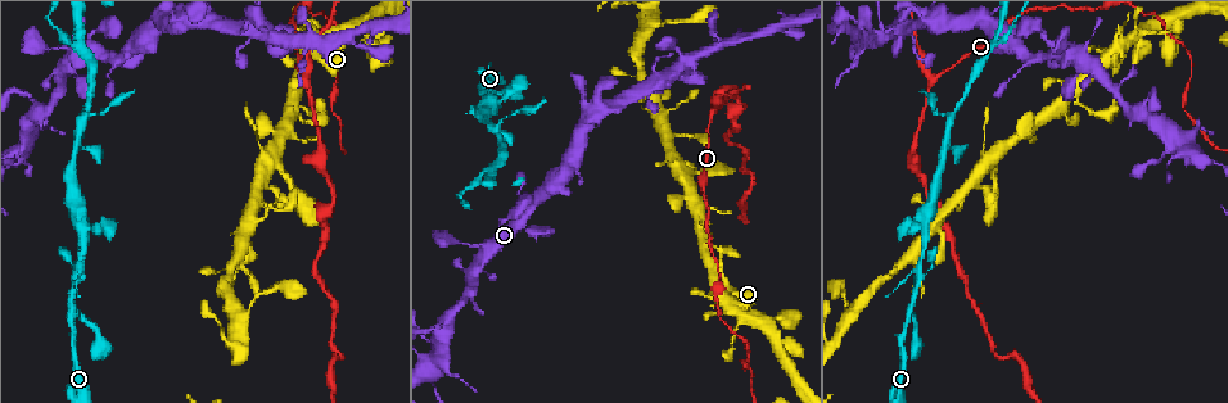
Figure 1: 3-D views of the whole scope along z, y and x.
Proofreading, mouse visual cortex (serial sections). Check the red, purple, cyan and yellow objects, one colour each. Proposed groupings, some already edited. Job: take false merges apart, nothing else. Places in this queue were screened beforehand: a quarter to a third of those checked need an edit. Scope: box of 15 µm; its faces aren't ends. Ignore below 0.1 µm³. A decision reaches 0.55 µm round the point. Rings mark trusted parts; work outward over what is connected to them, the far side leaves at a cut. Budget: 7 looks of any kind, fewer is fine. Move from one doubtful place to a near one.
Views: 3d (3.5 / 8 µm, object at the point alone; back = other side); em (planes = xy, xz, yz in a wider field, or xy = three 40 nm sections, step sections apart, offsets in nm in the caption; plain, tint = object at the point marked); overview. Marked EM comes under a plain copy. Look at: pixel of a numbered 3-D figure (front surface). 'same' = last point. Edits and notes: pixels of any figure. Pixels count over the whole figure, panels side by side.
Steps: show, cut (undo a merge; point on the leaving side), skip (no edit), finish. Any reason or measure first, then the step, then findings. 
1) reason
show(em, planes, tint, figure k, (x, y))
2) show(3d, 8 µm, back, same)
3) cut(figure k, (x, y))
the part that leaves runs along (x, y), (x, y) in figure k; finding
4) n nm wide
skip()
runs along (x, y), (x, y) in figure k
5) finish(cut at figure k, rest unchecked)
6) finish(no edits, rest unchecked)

two arms in line, one across
show(em, xy, step 5, tint, figure 1, (726, 294))

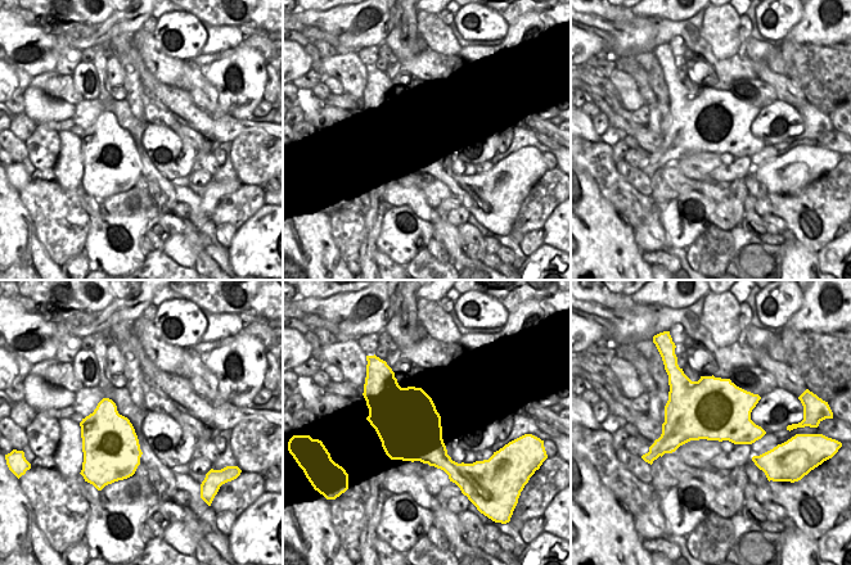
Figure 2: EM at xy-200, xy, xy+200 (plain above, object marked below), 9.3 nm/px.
wider look
show(3d, 3.5 µm, same)

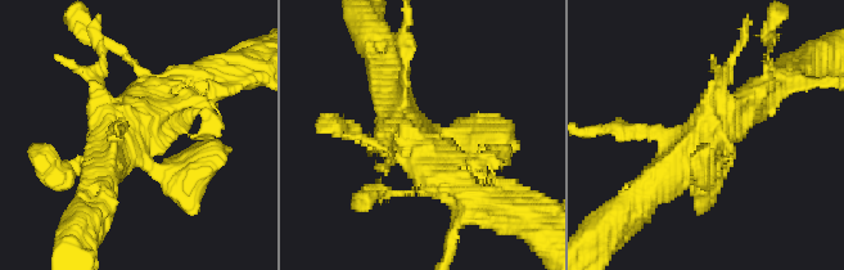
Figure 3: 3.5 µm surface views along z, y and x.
600 nm wide
skip()
runs along (481, 135), (350, 131) in figure 3; one cell here

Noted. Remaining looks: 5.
sharp bend
show(3d, 8 µm, back, figure 1, (930, 77))

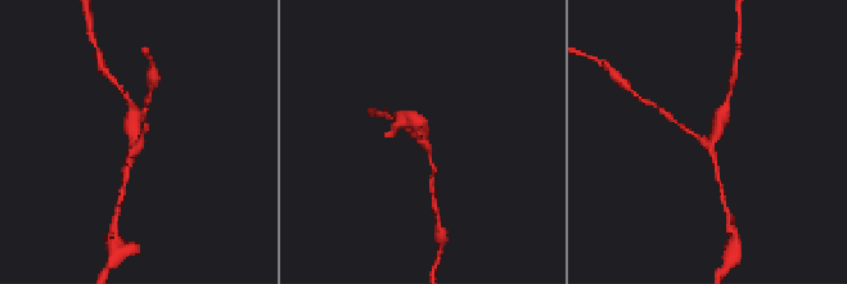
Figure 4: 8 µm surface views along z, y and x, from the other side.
3 arms; arms of 150, 150, 400 nm; shape alone is not enough
show(em, planes, tint, figure 4, (427, 142))

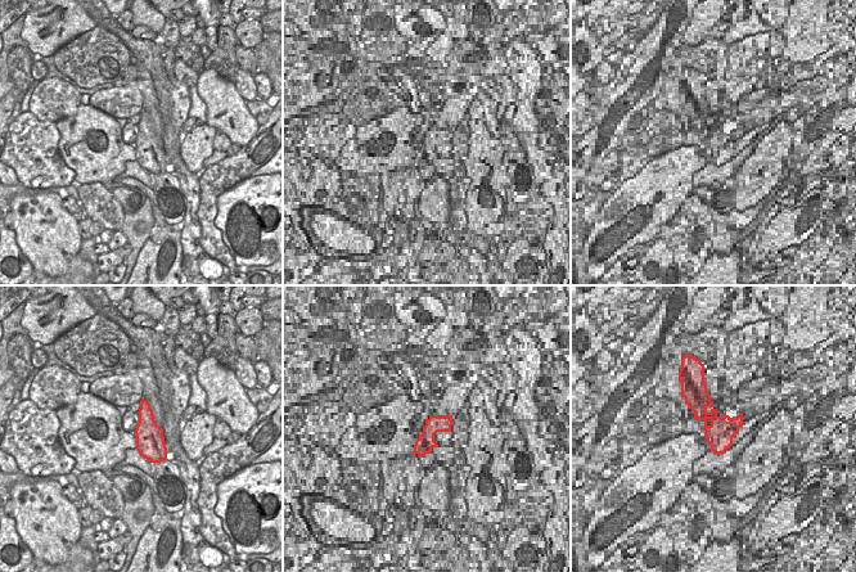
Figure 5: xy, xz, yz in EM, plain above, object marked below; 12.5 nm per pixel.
skip()
runs along (679, 125), (711, 148), (717, 177) in figure 4; all the same cell

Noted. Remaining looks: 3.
arms part here
show(3d, 8 µm, figure 1, (68, 313))

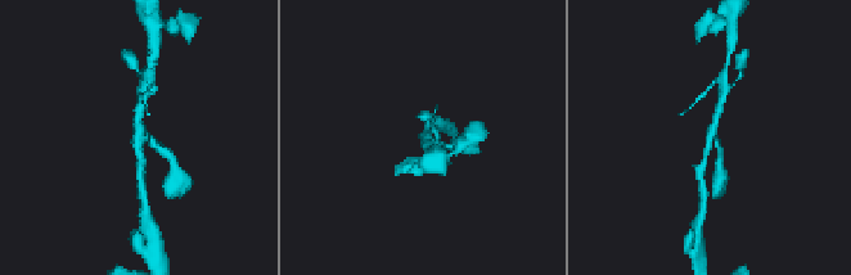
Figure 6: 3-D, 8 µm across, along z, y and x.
3 arms; arms of 150, 200, 200 nm
show(em, xy, step 5, tint, figure 6, (138, 135))

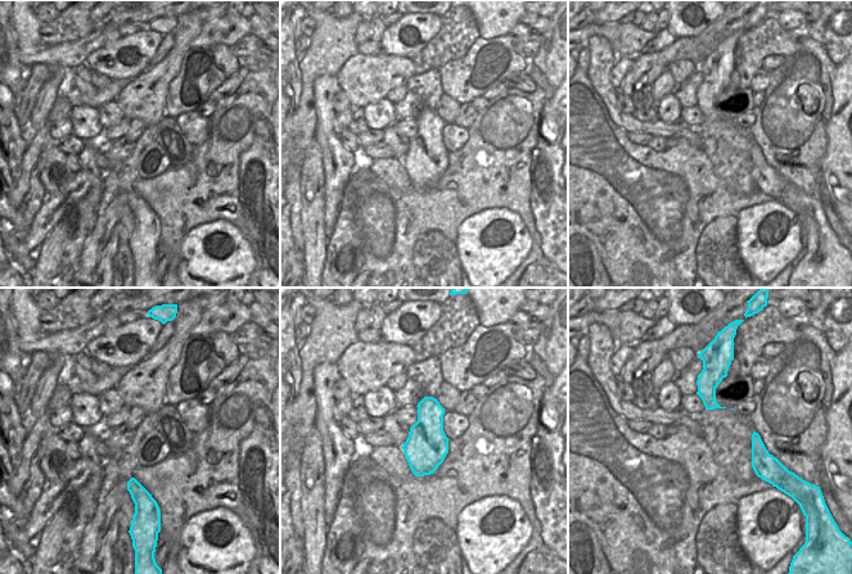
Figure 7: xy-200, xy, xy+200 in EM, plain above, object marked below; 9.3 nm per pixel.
skip()
all the same cell

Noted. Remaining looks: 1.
finish(no edits, rest unchecked)

